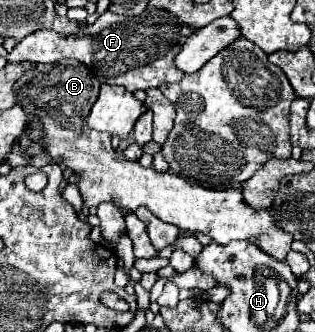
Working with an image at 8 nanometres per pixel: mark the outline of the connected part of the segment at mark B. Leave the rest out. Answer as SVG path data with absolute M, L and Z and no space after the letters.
M76 60L36 64L36 70L26 72L16 82L18 104L22 104L28 114L36 114L44 124L46 136L40 142L46 144L48 156L52 156L54 160L62 158L66 168L72 168L74 174L82 174L78 190L82 192L82 200L88 208L98 206L100 202L114 202L116 206L130 212L140 206L146 206L160 220L174 224L180 230L204 232L222 246L230 244L232 240L256 238L256 246L262 248L262 252L266 252L268 256L272 256L274 260L286 258L294 238L282 232L282 228L278 228L278 220L274 220L270 208L250 208L244 202L240 188L202 188L184 180L182 176L142 168L138 162L126 160L110 146L110 134L90 130L86 120L98 98L98 90L100 82L94 72Z

